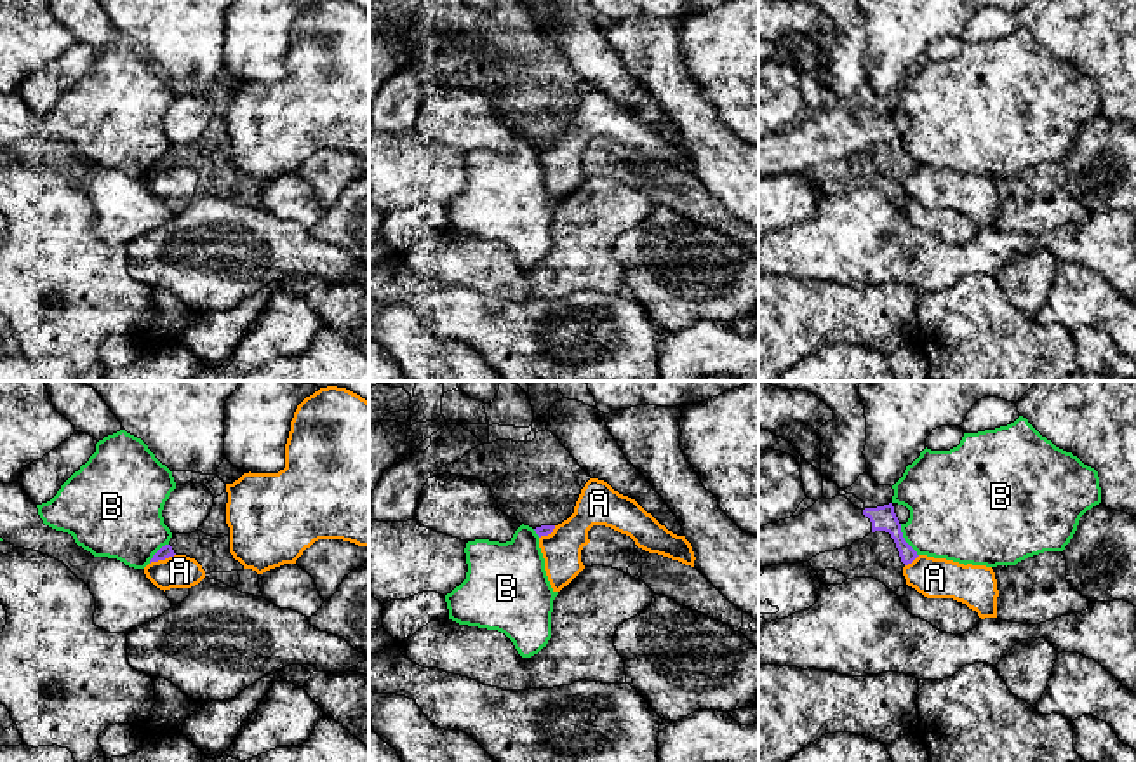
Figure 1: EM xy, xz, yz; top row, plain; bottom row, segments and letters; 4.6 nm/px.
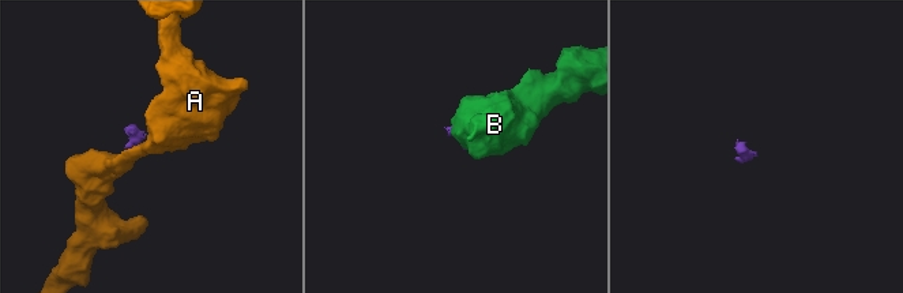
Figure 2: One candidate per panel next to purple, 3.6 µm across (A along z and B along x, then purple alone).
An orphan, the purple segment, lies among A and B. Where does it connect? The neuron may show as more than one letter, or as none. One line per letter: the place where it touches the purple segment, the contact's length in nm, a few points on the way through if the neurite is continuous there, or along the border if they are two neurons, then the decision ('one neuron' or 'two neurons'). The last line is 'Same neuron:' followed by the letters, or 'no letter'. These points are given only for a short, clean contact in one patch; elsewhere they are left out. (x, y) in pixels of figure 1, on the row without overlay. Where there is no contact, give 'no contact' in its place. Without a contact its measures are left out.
A: xy (162, 169) | 130 nm | along xy (174, 164), (150, 174) | two neurons
B: yz (903, 150) | 170 nm | along yz (900, 134), (903, 150), (917, 166) | two neurons
Same neuron: no letter

